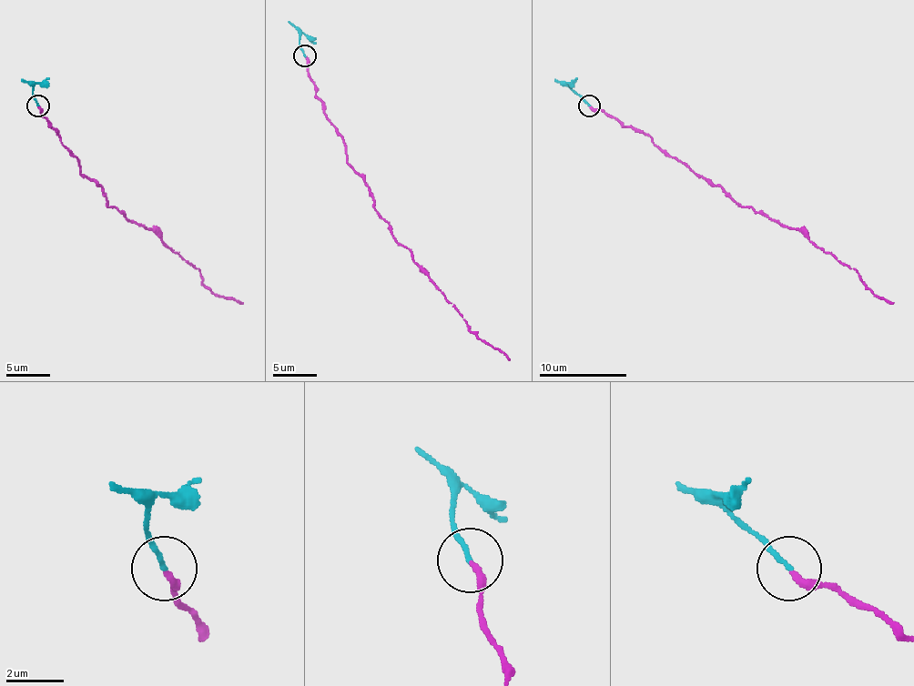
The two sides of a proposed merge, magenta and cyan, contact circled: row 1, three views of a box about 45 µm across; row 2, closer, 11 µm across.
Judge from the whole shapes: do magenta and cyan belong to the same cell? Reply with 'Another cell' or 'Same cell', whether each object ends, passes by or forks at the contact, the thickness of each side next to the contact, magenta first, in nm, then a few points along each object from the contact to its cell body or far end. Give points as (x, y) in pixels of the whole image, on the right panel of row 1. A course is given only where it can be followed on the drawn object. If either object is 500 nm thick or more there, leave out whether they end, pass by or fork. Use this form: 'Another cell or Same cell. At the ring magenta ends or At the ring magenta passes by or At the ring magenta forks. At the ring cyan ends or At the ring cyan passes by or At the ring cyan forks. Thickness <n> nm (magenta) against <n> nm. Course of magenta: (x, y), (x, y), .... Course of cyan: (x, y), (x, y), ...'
Another cell. At the ring magenta ends. At the ring cyan ends. Thickness 220 nm (magenta) against 160 nm. Course of magenta: (588, 106), (617, 117), (625, 126), (643, 131), (672, 157), (744, 206), (801, 229), (893, 304). Course of cyan: (588, 105), (569, 83), (577, 78)

